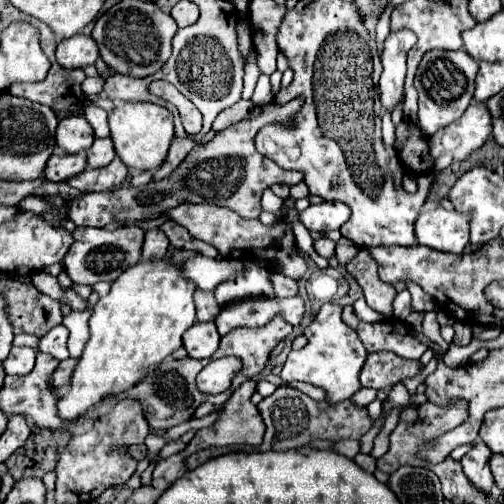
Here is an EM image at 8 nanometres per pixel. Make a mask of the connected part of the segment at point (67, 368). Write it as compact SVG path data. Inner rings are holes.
M68 358L68 360L60 362L60 366L56 368L56 372L50 378L50 386L58 388L58 390L66 390L70 386L76 364L78 364L78 358Z

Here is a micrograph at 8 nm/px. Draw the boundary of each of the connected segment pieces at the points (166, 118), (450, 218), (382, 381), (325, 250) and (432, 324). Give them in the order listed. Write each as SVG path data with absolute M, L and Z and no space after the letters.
M122 104L108 114L108 124L110 124L110 134L114 140L116 154L130 170L154 172L166 160L170 142L174 138L174 124L172 124L172 114L164 106Z
M436 208L424 212L416 220L416 240L440 252L462 254L470 236L470 216L458 210Z
M392 352L370 354L360 372L362 386L374 390L390 390L390 386L406 378L414 378L414 360L406 360Z
M326 236L316 238L316 240L314 240L314 248L316 248L316 252L318 252L320 256L324 256L324 258L332 258L332 256L336 254L336 252L334 252L336 242L332 242L332 240L326 238Z
M428 312L428 314L426 314L424 324L422 324L422 332L424 332L424 336L430 338L432 342L440 344L442 350L448 350L448 344L446 344L446 342L442 340L442 336L440 336L440 326L438 326L438 322L436 322L436 312Z

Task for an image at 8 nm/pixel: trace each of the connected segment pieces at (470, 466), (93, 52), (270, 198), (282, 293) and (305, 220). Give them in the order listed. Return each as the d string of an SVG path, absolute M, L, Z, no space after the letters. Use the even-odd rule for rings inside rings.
M476 442L472 446L472 450L460 460L468 480L472 480L472 484L482 488L484 492L490 492L490 488L494 484L494 478L492 478L490 466L488 466L490 456L492 456L490 448L484 442Z
M76 34L68 40L62 40L56 48L56 60L66 68L84 68L98 60L98 46L92 36Z
M266 188L264 194L262 194L262 208L266 212L276 212L278 214L282 210L282 206L284 206L284 200L278 198L270 188Z
M280 272L272 274L270 282L274 286L274 296L278 296L278 298L286 298L286 296L296 296L298 294L298 282L290 280L288 276L282 276Z
M324 202L320 206L308 206L304 212L300 212L300 220L310 232L338 230L348 218L350 208L340 202Z

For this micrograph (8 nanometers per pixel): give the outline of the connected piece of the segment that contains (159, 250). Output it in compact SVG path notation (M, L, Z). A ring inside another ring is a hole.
M152 228L146 230L144 236L144 244L142 244L142 258L150 258L150 256L164 256L168 250L170 242L166 238L166 234L160 228Z

